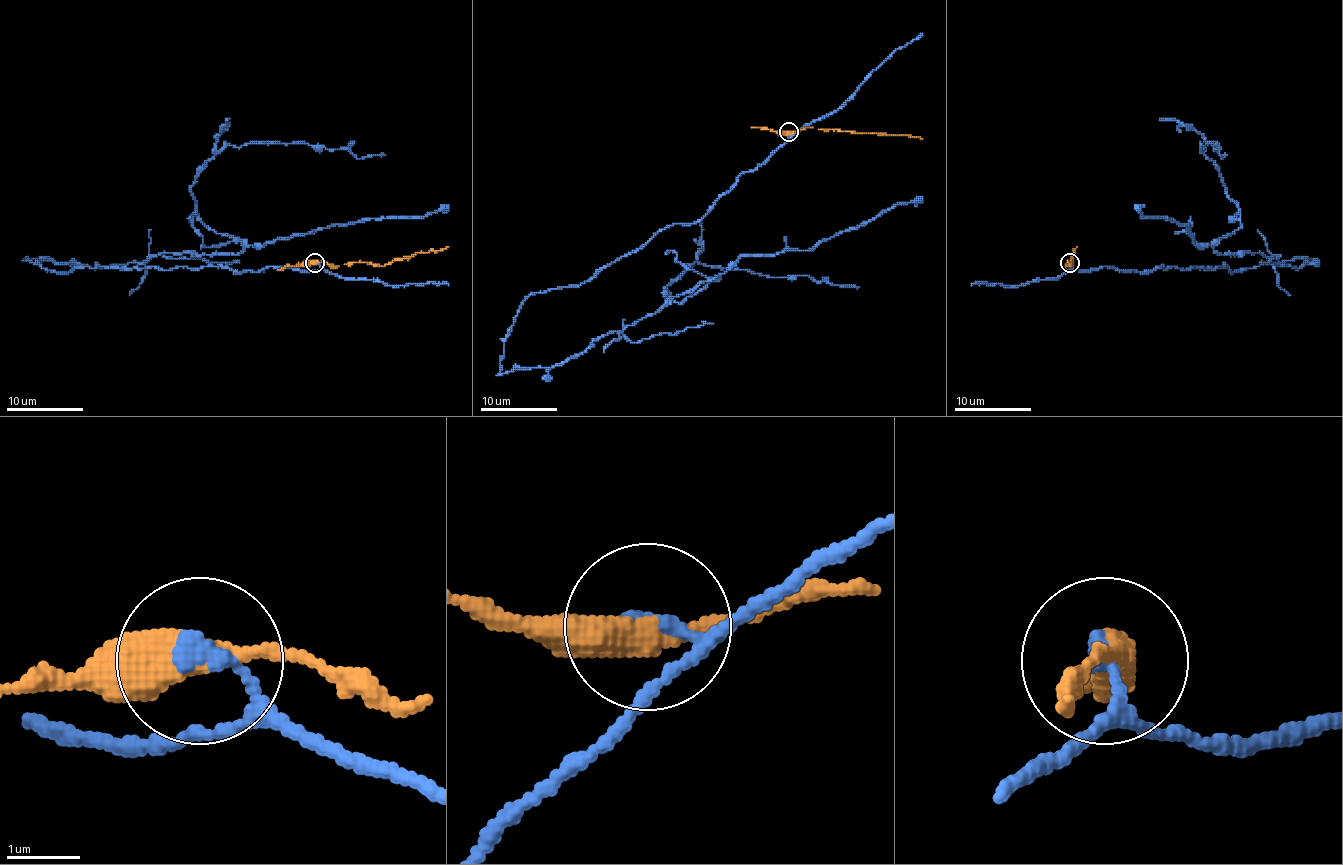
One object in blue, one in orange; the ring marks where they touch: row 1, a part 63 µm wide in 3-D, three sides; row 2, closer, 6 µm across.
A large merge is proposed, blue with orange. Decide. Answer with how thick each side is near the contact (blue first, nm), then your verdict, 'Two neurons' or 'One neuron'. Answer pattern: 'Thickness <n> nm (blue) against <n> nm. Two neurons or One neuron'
Thickness 240 nm (blue) against 400 nm. Two neurons

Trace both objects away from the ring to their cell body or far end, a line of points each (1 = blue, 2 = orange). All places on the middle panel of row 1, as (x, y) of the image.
1: (788, 131), (699, 219), (532, 292), (500, 371), (717, 275), (680, 302), (696, 262), (859, 287)
2: (788, 131), (807, 127), (922, 139)

